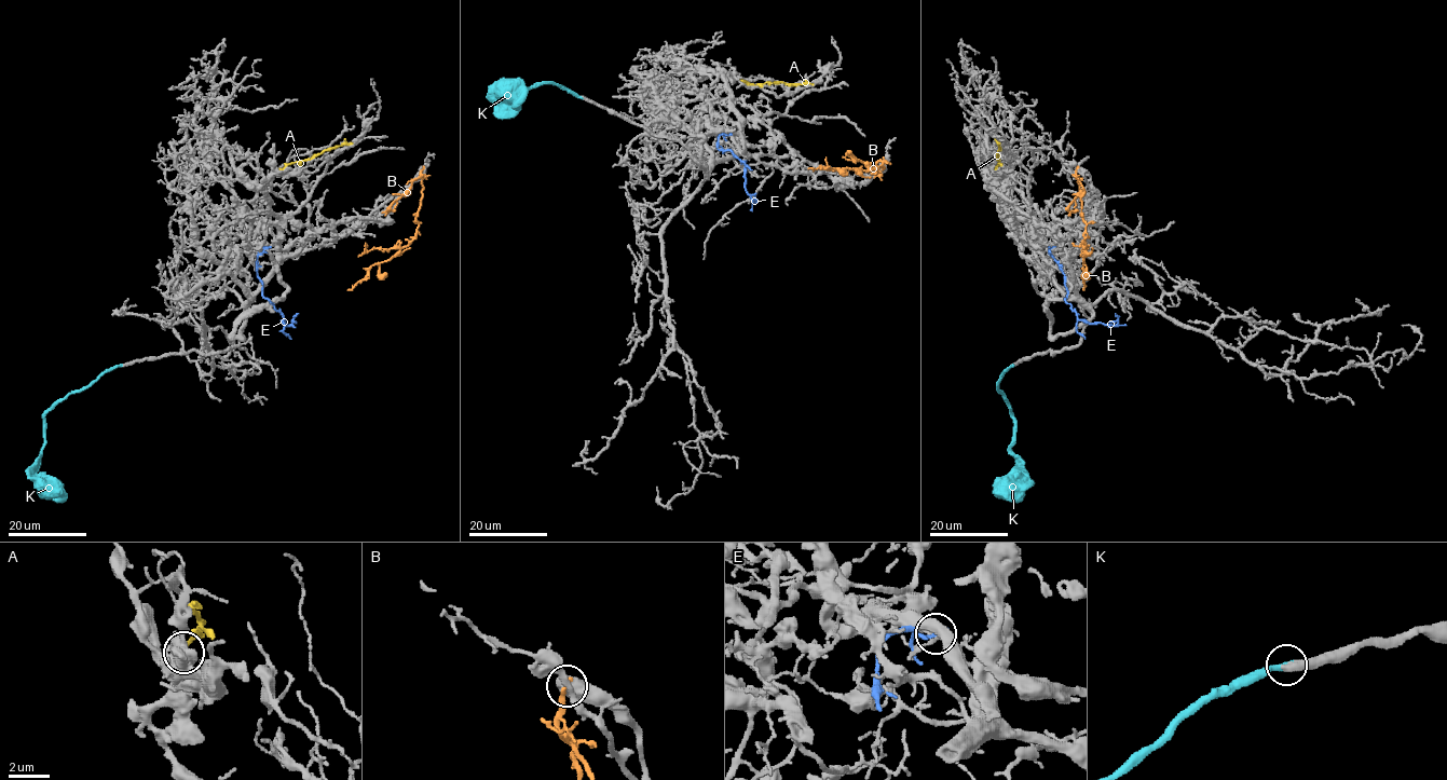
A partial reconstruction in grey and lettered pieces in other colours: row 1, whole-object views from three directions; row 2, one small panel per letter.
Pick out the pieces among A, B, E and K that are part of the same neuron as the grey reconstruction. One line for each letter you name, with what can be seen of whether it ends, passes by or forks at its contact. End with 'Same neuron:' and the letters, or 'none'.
K: It ends there
Same neuron: K

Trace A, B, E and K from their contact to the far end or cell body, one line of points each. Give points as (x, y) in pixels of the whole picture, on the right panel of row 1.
A: (996, 168), (999, 164), (999, 142)
B: (1077, 168), (1075, 177), (1083, 192), (1081, 211), (1086, 224), (1083, 289)
E: (1050, 247), (1050, 254), (1063, 274), (1065, 300), (1077, 317), (1090, 323), (1115, 325), (1118, 318), (1115, 313)
K: (1012, 365), (998, 381), (998, 387), (1012, 416), (1014, 443), (1010, 452), (1022, 473), (1006, 497)

